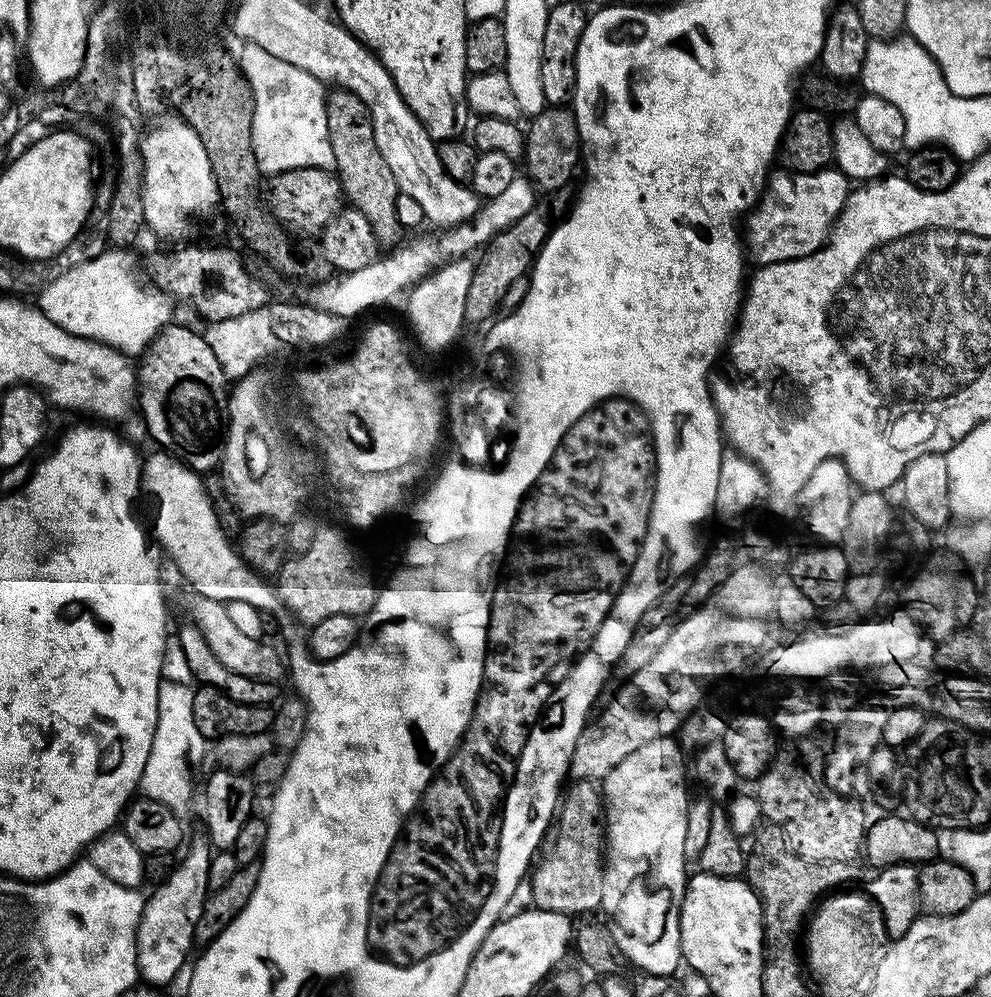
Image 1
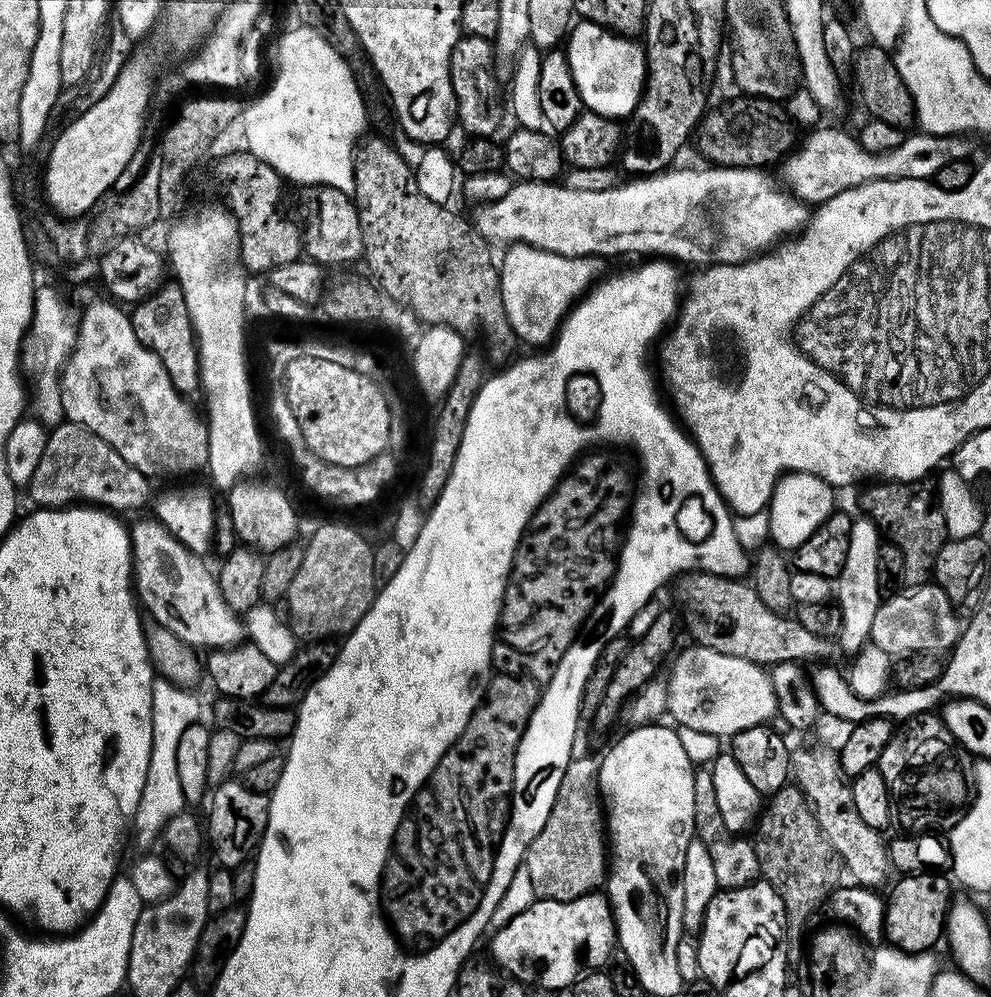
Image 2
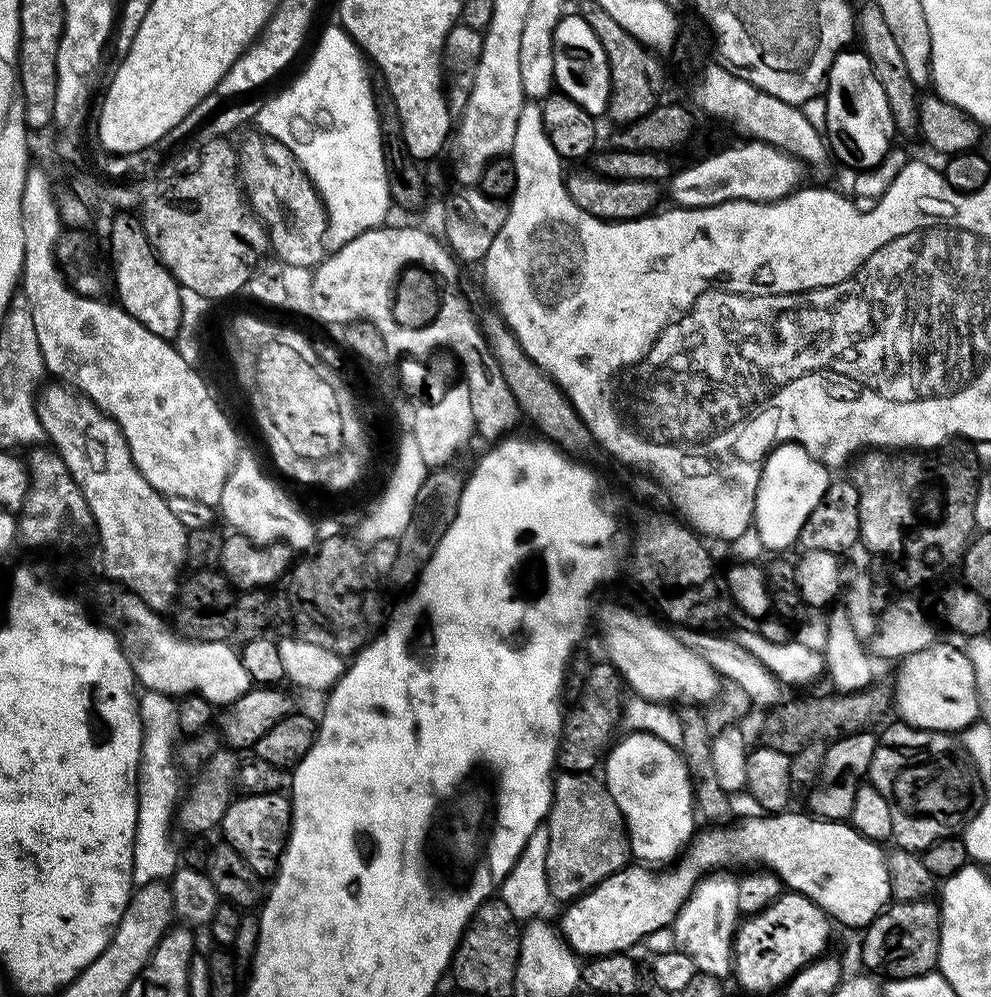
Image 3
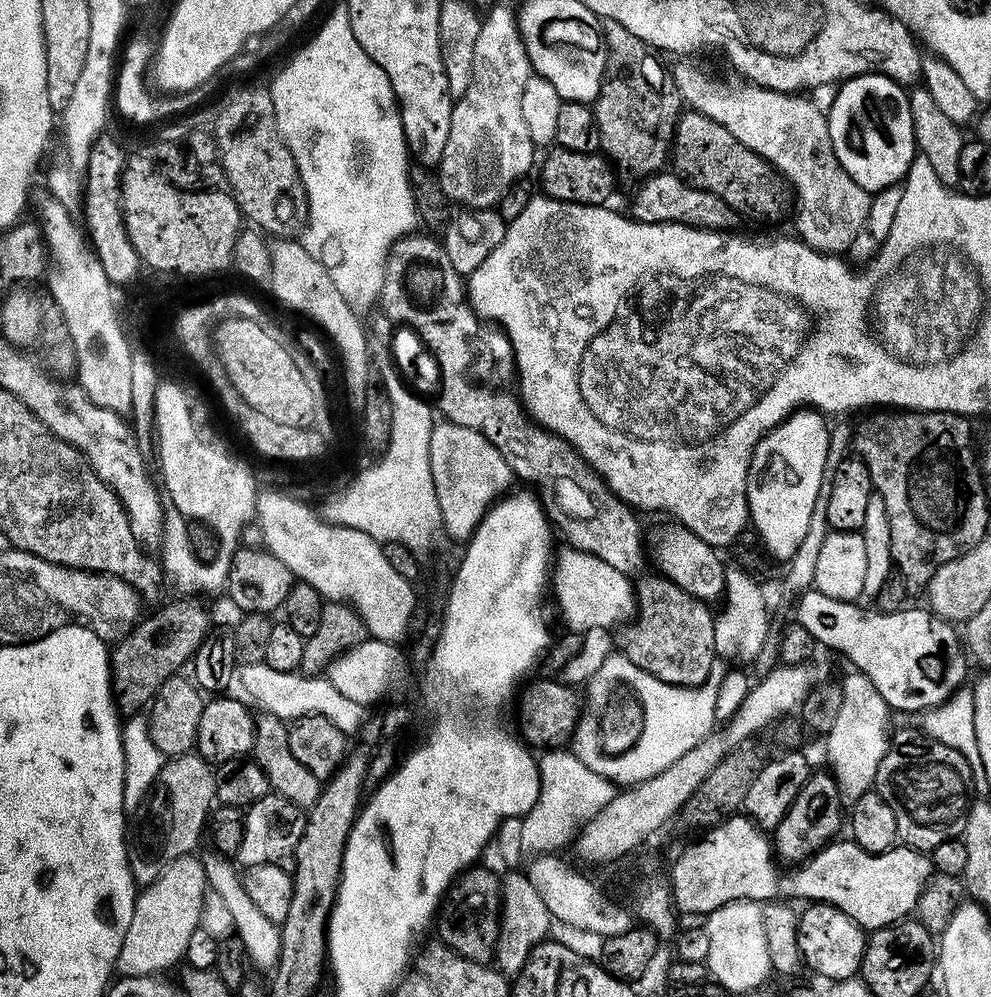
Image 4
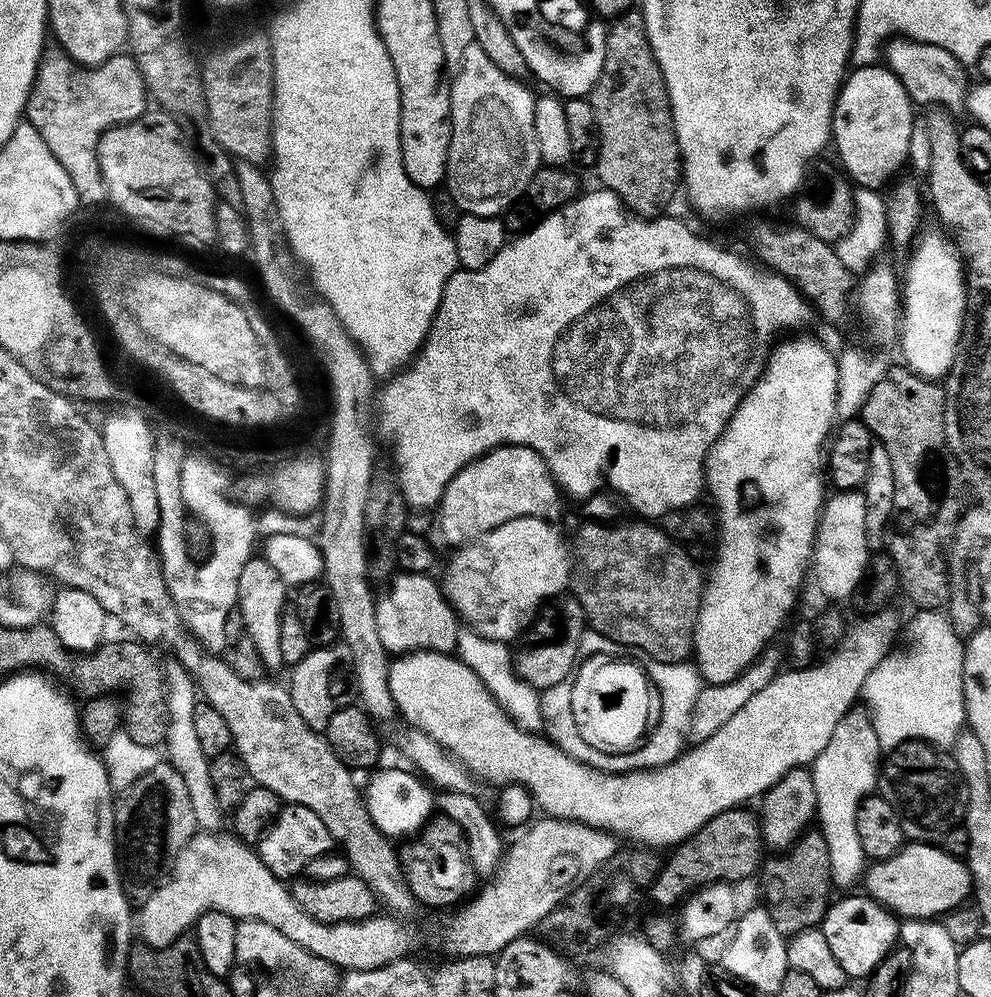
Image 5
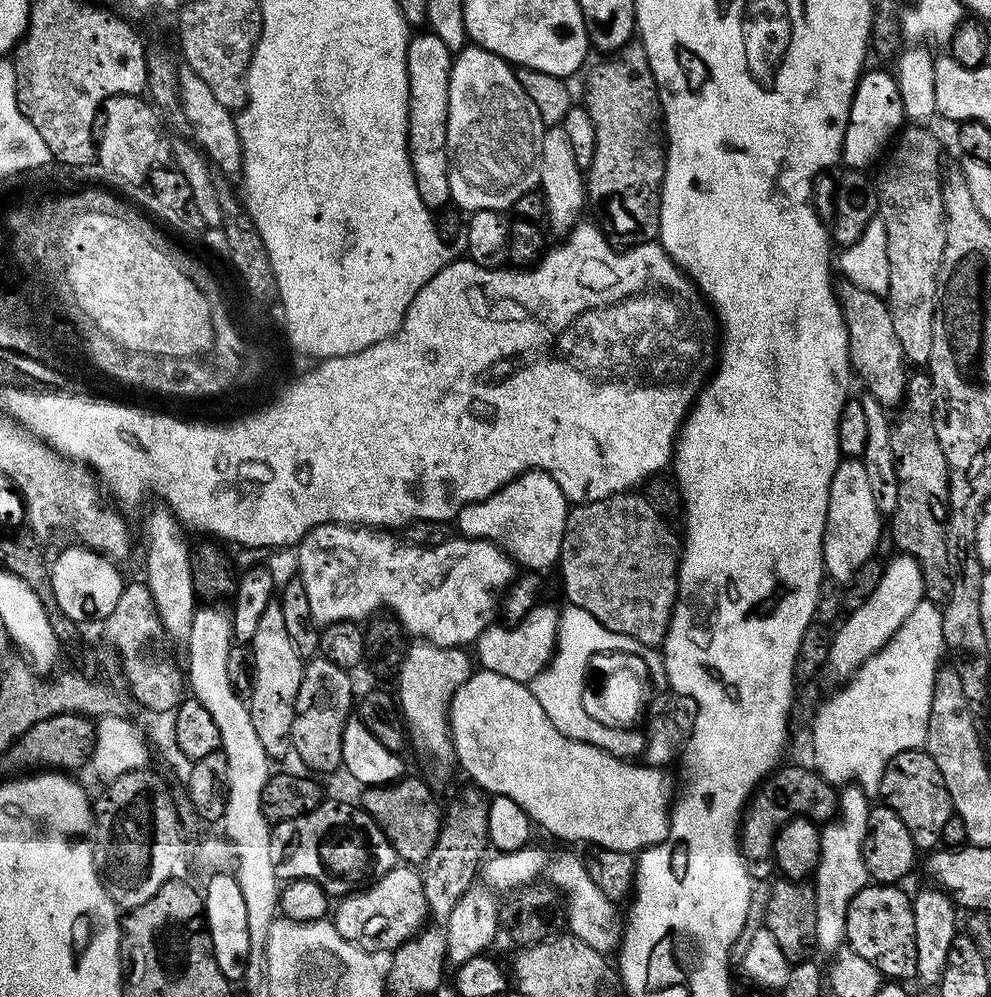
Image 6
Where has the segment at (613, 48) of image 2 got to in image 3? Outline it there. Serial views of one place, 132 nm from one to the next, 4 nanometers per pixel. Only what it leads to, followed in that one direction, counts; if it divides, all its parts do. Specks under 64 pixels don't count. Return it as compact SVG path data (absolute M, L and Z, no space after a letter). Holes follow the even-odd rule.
M566 14L558 22L558 26L554 30L554 74L556 75L554 84L563 95L574 98L574 102L578 102L594 117L600 118L608 111L608 93L612 90L612 74L608 70L608 59L602 50L602 42L598 42L598 38L594 34L594 30L590 30L590 26L580 14Z

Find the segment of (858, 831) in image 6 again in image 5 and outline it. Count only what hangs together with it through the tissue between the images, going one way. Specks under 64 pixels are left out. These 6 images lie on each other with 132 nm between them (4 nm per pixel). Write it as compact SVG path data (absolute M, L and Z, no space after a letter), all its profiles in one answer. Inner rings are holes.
M856 706L838 722L830 742L810 765L816 795L818 830L826 840L832 883L837 889L844 888L840 890L851 889L848 887L856 879L857 883L866 872L866 857L862 842L858 839L856 815L860 803L873 795L877 787L878 761L881 756L882 749L872 725L872 717L863 707Z

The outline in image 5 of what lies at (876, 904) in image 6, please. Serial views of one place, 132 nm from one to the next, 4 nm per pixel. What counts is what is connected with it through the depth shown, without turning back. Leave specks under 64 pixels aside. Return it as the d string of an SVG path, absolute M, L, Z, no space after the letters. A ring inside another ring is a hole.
M852 894L841 895L844 896L841 900L836 898L829 903L824 921L818 927L822 934L826 934L826 942L836 961L842 965L842 970L846 970L853 981L863 981L897 947L901 921L896 913L883 908L867 894L848 895Z

